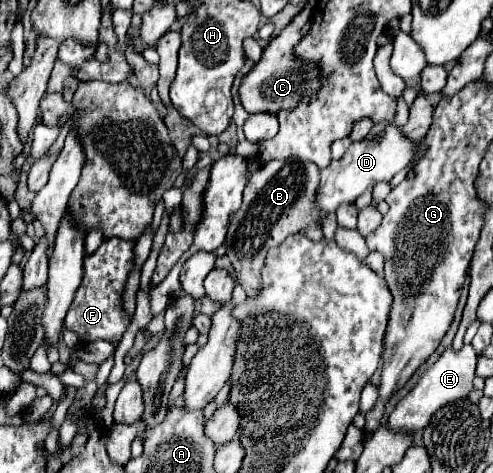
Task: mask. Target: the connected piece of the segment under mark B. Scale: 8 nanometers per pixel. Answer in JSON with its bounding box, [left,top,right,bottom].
[226,158,320,284]

